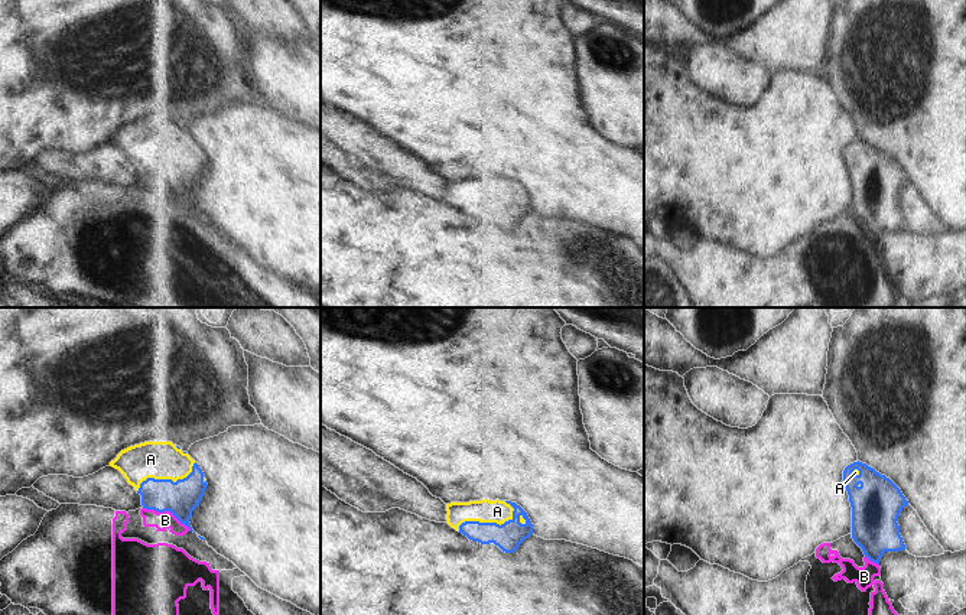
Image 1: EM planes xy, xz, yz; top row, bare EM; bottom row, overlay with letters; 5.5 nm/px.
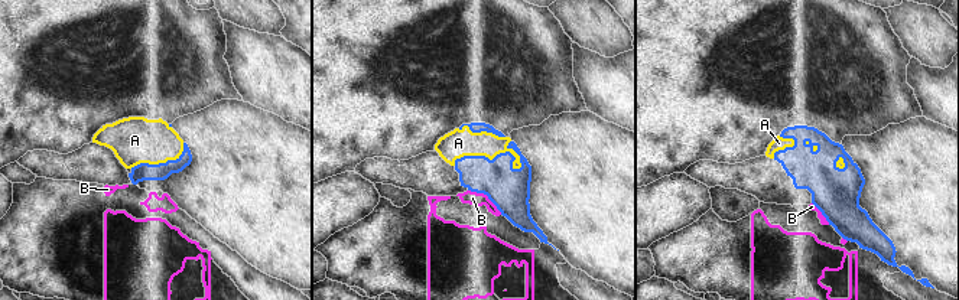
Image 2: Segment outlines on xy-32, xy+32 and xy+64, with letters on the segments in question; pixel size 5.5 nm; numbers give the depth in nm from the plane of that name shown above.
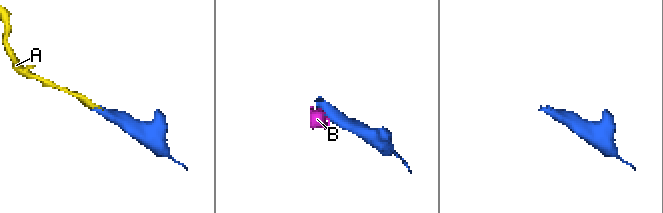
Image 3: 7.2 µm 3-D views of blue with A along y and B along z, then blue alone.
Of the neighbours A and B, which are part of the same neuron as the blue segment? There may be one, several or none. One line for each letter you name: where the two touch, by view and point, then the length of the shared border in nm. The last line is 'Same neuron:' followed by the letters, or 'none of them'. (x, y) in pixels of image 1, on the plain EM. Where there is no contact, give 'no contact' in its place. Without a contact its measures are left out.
A: contact xz (487, 199); length 340 nm
Same neuron: A

